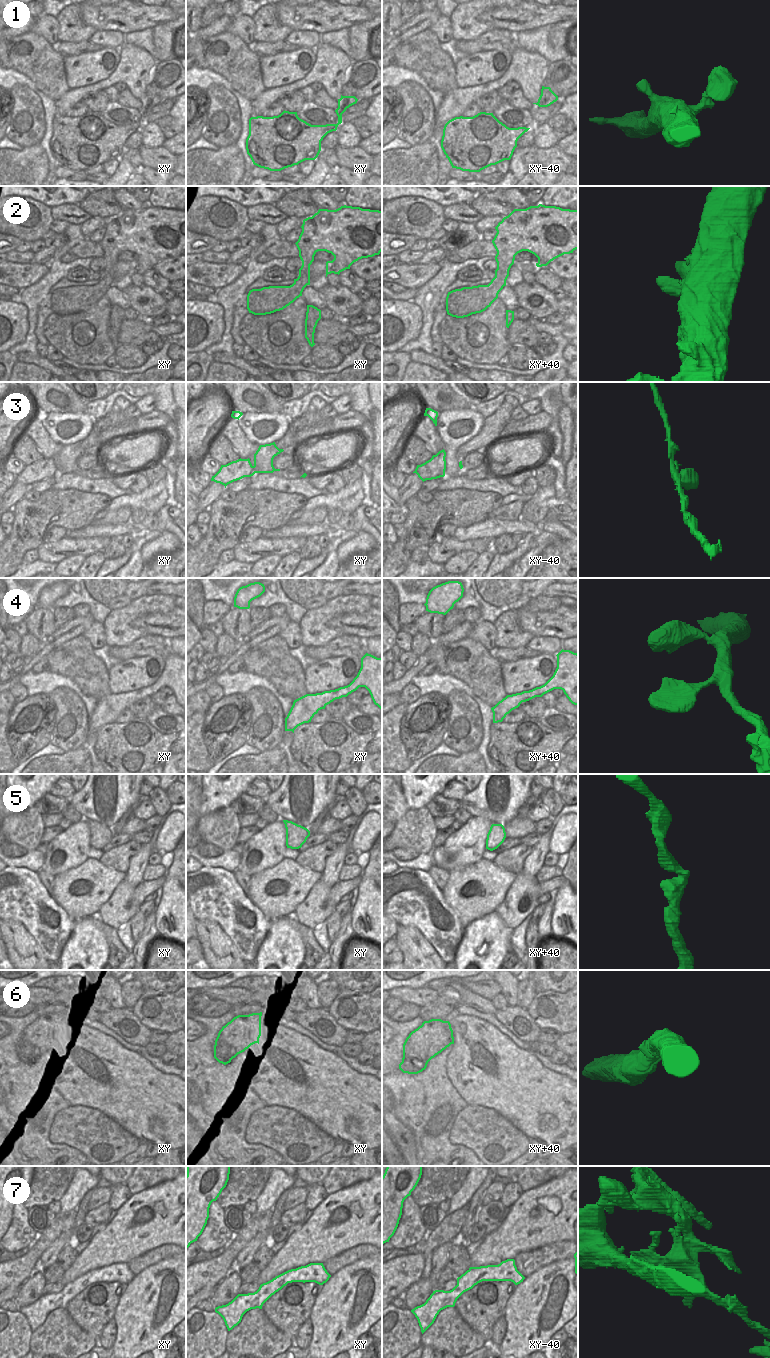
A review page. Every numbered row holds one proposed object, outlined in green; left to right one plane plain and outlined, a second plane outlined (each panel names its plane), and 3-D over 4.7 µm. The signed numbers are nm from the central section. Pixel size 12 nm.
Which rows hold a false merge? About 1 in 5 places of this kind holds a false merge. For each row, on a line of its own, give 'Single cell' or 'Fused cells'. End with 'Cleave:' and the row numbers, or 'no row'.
1: Single cell
2: Single cell
3: Single cell
4: Single cell
5: Single cell
6: Single cell
7: Single cell
Cleave: no row

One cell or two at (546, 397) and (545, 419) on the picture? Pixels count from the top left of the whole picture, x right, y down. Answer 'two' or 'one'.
two

